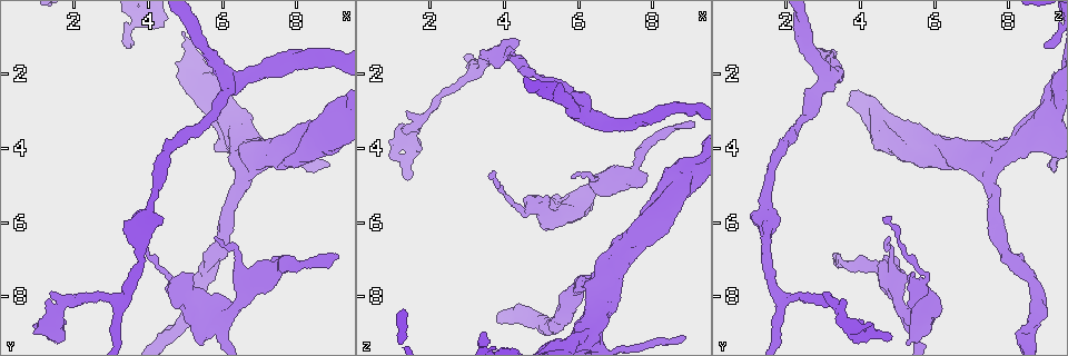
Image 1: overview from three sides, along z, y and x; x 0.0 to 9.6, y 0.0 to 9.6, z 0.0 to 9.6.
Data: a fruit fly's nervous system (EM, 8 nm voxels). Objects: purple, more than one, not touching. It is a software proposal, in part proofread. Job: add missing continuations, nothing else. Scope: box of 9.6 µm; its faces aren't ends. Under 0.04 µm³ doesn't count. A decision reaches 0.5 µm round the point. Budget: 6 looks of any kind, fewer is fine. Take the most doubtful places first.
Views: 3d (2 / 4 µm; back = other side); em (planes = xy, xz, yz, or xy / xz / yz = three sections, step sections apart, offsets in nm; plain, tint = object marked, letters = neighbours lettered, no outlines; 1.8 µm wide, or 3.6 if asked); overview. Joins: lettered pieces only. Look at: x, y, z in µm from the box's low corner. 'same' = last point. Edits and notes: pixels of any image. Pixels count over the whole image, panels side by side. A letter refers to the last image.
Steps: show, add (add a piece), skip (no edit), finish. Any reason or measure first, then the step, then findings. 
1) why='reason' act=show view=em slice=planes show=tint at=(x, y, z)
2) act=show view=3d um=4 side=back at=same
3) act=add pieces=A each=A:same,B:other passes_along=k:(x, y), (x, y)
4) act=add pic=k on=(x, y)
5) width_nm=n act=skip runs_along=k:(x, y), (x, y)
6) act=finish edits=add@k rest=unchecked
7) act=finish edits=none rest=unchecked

why='an open end' act=show view=em slice=xy step=16 show=tint at=(9.10, 7.05, 3.25)

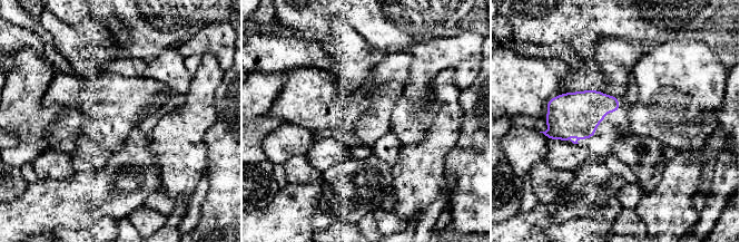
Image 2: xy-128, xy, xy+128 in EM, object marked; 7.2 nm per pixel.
act=show view=em slice=xy step=16 show=letters at=same

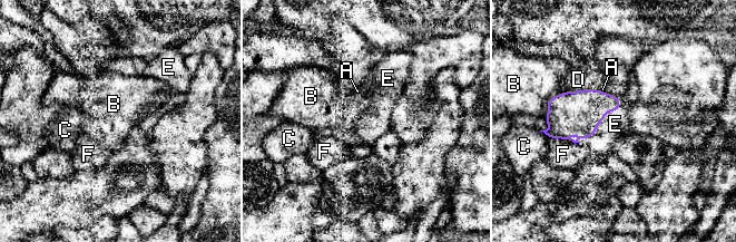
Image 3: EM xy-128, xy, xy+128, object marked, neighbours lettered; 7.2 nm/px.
longest_contact=E:440nm act=add pieces=E each=A:other,B:other,C:other,D:other,E:same,F:other found='the cell continues'

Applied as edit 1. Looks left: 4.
act=show view=overview

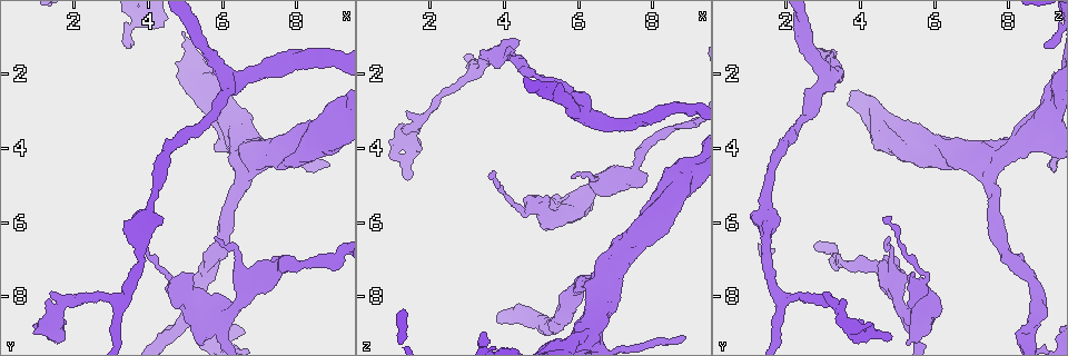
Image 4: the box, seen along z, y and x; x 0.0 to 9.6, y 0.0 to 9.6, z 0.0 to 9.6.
why='branch stops here' act=show view=3d um=2 at=(4.35, 5.95, 1.20)

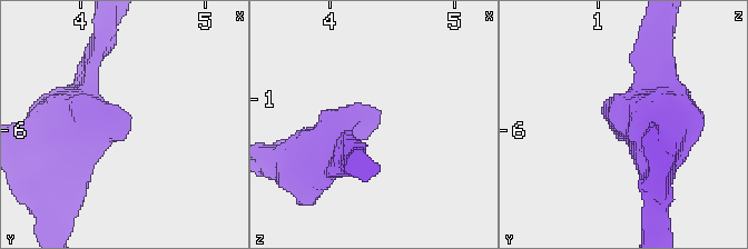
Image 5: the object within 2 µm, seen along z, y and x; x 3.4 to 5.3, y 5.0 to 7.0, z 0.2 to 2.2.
why='shape alone is not enough' act=show view=em slice=planes show=letters at=(4.38, 5.94, 1.20)

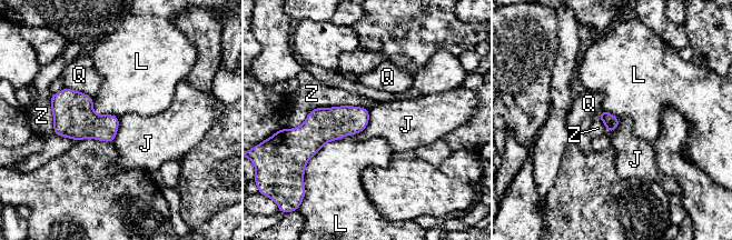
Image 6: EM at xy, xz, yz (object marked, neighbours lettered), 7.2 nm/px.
width_nm=100 act=skip each=J:other,L:other,Q:other,Z:other border=6:(119, 118), (118, 131), (112, 142) found='no lettered piece goes on from it'

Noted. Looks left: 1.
act=finish edits=add@3 rest=unchecked

